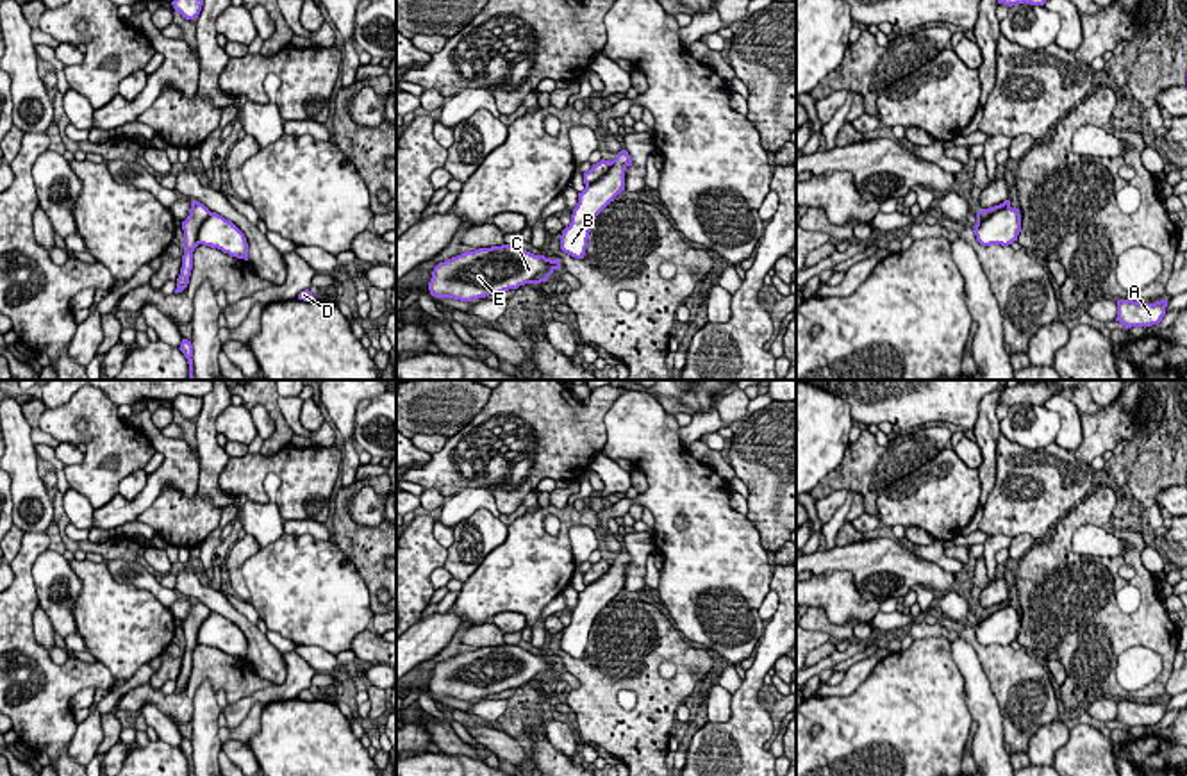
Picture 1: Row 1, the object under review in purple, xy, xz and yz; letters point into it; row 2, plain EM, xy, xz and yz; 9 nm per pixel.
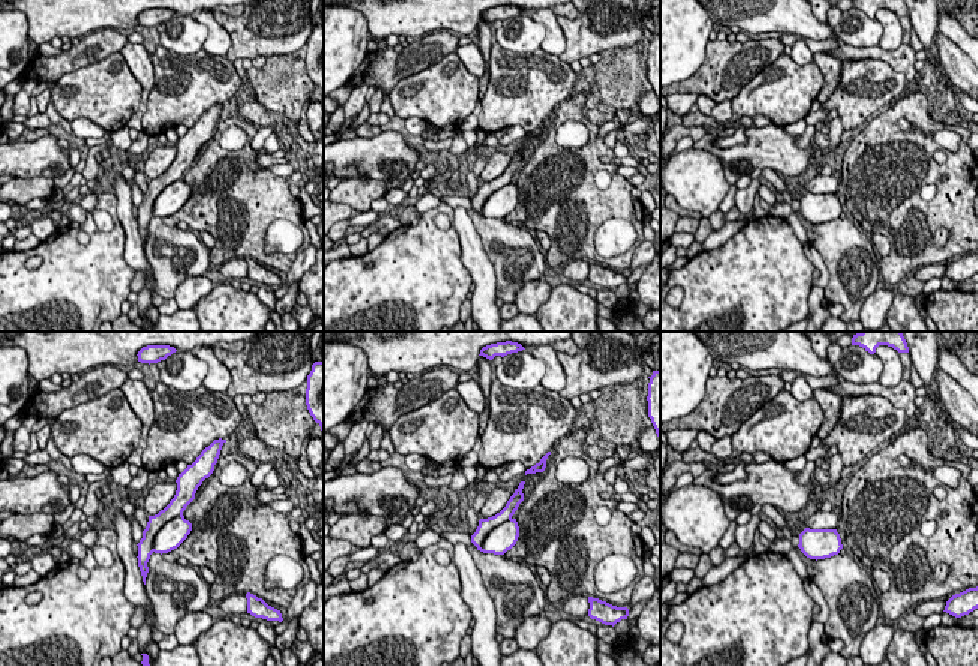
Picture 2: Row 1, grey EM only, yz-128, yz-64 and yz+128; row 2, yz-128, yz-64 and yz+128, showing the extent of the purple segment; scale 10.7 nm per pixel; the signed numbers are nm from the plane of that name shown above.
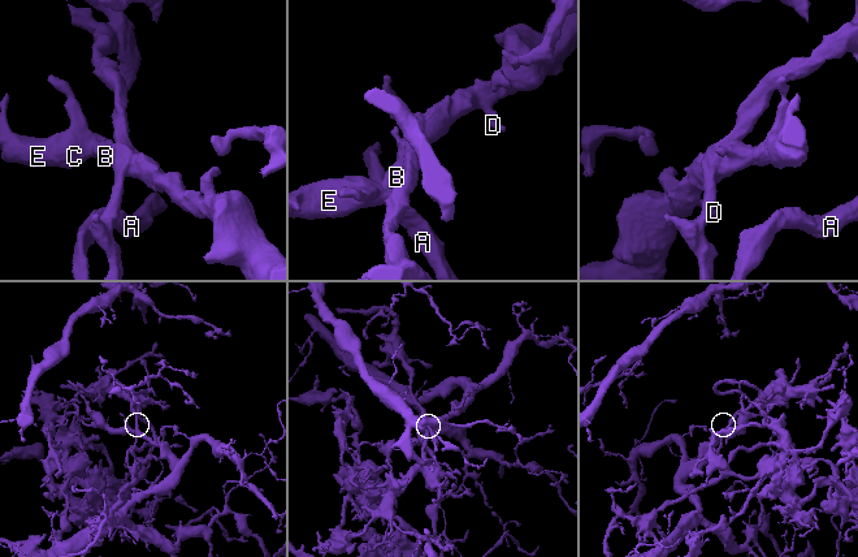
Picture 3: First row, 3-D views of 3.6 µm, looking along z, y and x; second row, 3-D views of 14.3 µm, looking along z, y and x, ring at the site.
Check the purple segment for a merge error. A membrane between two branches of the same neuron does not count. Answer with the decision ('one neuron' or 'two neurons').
two neurons

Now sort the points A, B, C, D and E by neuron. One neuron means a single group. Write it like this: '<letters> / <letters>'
A / B C D E

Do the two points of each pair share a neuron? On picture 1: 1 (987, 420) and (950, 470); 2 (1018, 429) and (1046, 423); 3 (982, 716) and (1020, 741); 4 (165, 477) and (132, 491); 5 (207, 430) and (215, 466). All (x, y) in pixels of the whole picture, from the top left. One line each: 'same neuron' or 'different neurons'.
1: different neurons
2: same neuron
3: different neurons
4: different neurons
5: same neuron

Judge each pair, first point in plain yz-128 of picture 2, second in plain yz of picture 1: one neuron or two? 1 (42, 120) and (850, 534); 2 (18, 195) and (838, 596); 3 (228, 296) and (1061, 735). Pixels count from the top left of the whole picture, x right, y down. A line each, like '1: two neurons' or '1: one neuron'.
1: two neurons
2: two neurons
3: two neurons

